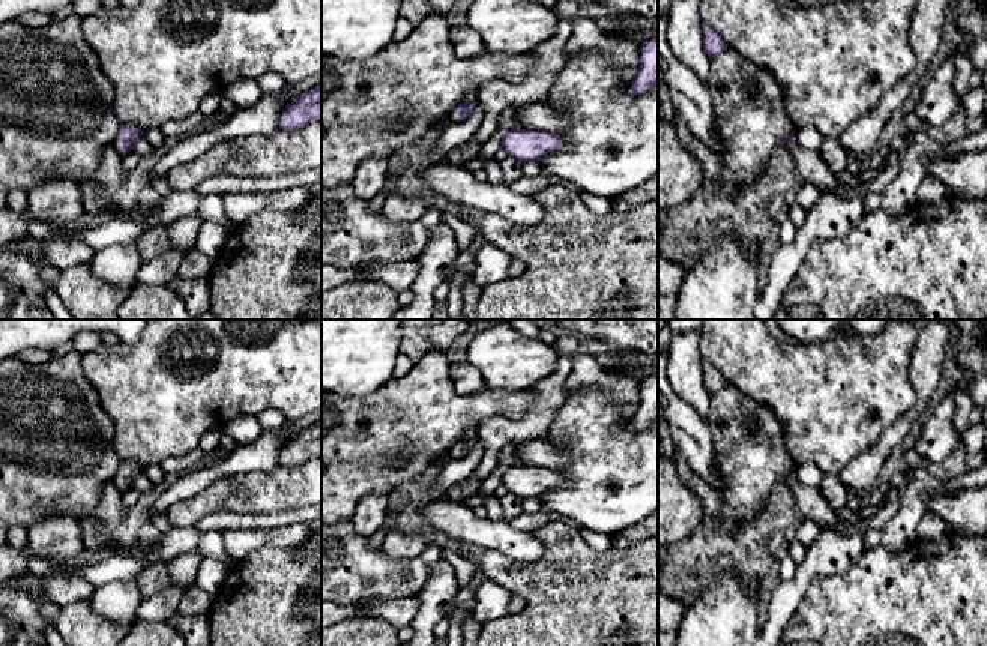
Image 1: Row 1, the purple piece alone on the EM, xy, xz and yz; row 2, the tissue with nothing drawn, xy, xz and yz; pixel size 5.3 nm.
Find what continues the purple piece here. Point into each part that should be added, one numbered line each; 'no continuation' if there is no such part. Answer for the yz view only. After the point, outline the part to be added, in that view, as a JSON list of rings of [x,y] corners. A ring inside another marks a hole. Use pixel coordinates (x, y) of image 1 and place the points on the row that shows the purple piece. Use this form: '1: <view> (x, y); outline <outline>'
1: yz (814, 170); outline [[[789,140],[784,147],[792,153],[804,182],[814,185],[822,192],[835,189],[837,174],[831,171],[820,152],[805,150],[796,140]]]

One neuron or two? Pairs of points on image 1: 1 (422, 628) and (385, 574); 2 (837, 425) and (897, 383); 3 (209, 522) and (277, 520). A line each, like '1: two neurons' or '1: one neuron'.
1: two neurons
2: one neuron
3: one neuron

